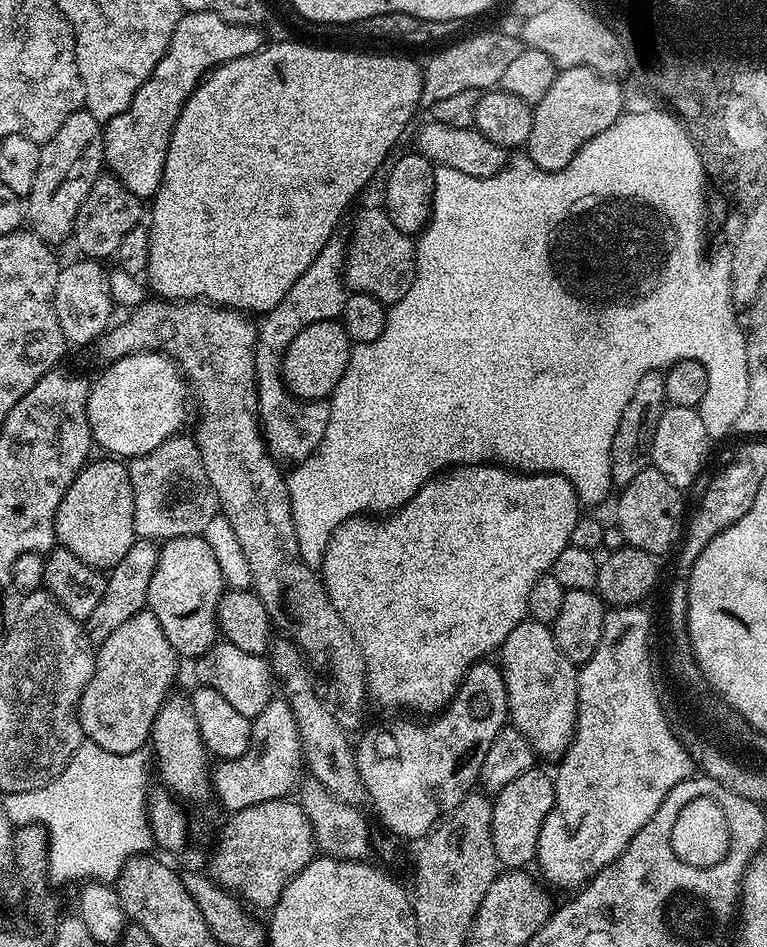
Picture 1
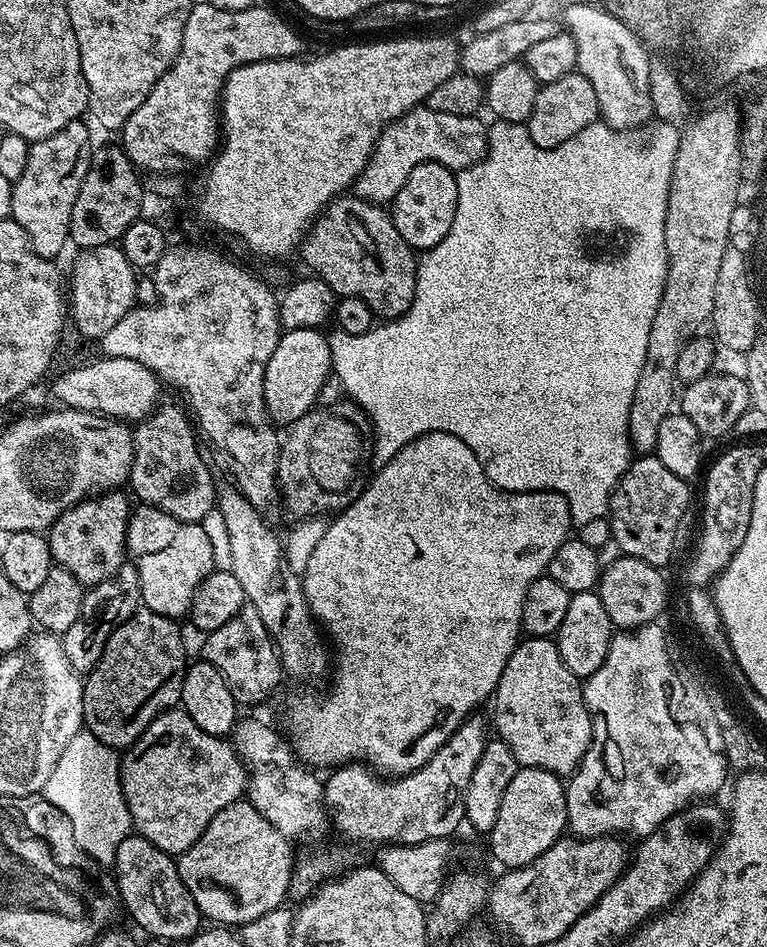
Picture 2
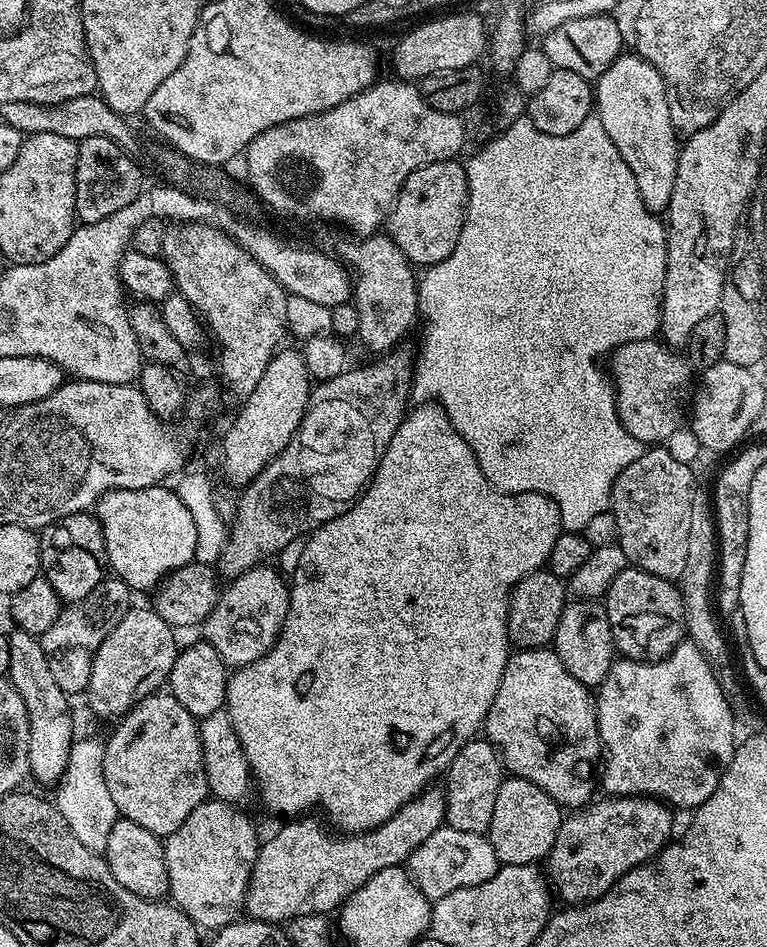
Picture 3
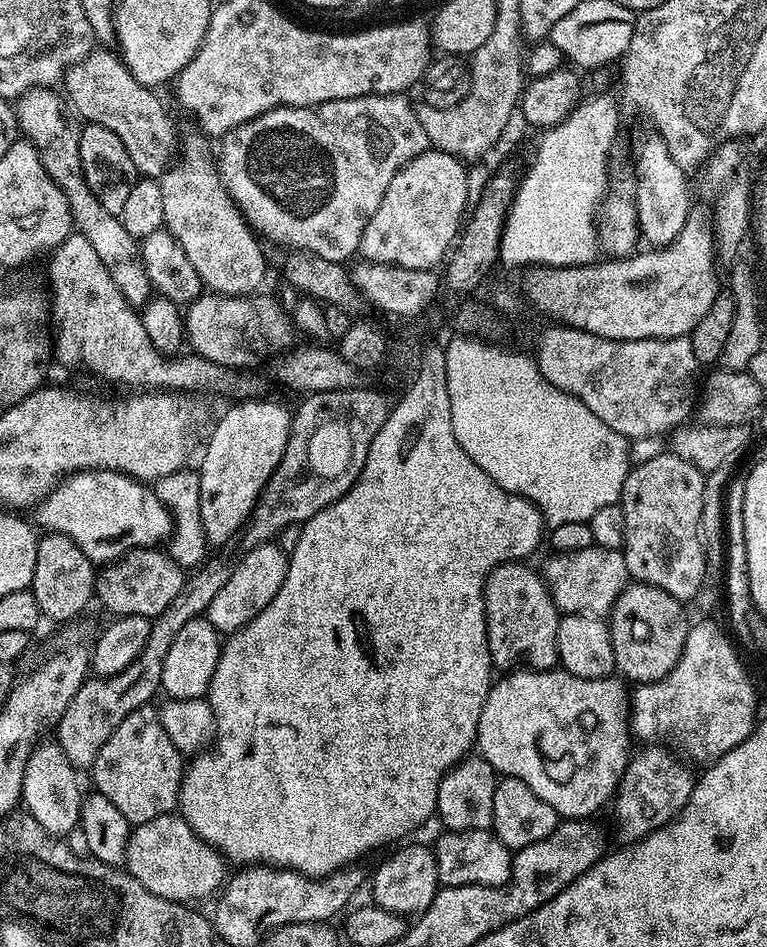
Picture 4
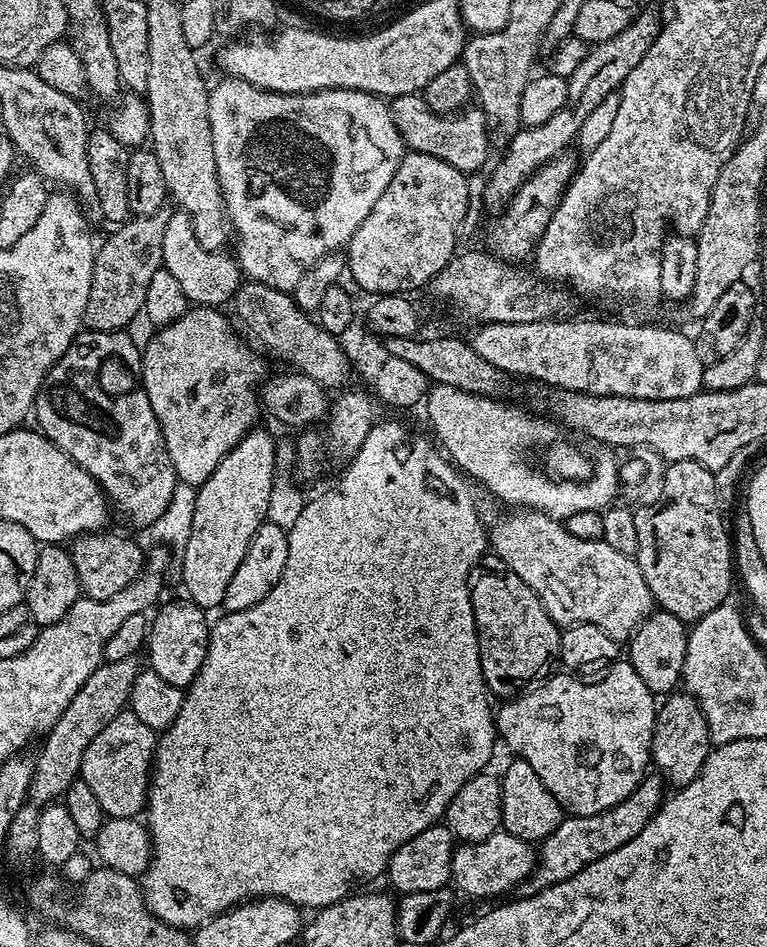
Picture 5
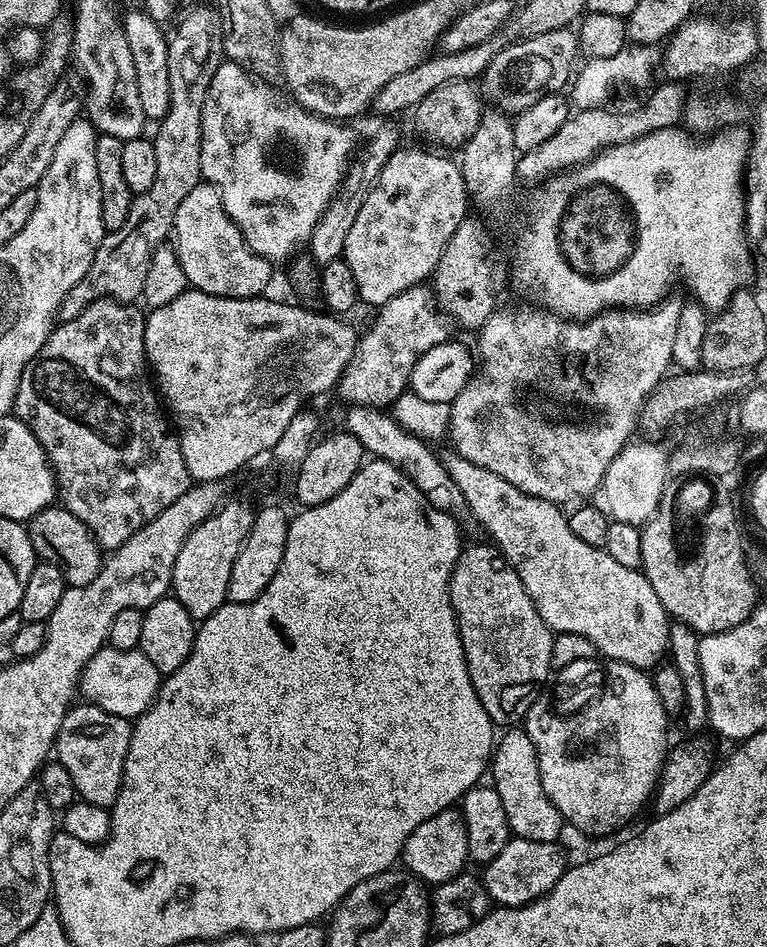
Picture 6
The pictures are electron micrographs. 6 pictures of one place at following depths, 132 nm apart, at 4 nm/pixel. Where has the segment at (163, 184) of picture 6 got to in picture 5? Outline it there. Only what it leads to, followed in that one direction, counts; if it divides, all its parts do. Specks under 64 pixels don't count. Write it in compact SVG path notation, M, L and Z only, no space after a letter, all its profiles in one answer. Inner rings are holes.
M167 207L159 208L152 216L138 216L129 218L119 225L104 240L104 245L96 248L96 261L92 271L92 297L88 300L87 319L90 321L91 331L119 332L127 329L128 323L135 316L139 317L144 310L146 290L158 274L164 259L162 258L162 238L166 234L166 222L170 212Z

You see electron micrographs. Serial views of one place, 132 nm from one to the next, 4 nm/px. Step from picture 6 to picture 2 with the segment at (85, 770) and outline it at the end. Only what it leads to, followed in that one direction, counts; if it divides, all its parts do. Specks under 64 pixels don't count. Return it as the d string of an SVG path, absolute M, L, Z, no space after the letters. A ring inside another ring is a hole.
M177 706L159 712L120 756L120 785L133 829L176 858L198 842L218 810L245 795L248 770L227 739L198 730L194 718Z

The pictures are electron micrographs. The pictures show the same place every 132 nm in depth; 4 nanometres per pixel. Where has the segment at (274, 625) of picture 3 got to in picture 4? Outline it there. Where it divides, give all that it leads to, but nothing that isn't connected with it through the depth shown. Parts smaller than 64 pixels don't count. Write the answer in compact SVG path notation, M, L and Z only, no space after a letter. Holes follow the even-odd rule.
M279 543L254 544L247 551L248 553L236 565L231 565L226 578L226 586L222 586L222 590L218 590L218 594L214 594L214 602L210 602L206 613L206 619L221 634L237 632L239 628L246 627L251 620L258 618L258 614L262 614L262 610L266 610L266 606L270 606L274 594L278 594L278 590L282 590L282 582L286 582L289 553L284 552Z

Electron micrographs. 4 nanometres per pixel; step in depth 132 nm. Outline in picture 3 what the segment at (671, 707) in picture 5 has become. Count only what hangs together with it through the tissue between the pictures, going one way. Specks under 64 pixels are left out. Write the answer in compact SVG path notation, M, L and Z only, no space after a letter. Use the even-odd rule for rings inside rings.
M608 796L575 809L565 815L554 838L554 846L546 857L546 875L554 889L568 906L579 906L596 900L622 874L646 864L673 839L673 809L650 796Z

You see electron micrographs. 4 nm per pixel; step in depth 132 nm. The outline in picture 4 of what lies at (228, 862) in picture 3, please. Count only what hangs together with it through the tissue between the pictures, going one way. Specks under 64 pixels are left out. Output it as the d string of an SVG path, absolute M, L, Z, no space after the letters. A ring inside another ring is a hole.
M171 812L133 827L123 867L143 888L150 890L150 894L177 902L196 902L192 900L215 897L223 889L230 872L220 852L198 838L183 816Z

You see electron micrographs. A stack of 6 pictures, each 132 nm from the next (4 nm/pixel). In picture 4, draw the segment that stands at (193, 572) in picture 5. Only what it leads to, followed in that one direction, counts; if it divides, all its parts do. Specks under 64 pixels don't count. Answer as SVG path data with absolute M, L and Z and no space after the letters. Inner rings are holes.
M244 398L233 408L228 408L220 416L220 421L212 428L212 437L208 440L208 449L200 460L198 471L202 486L202 530L209 545L224 544L227 540L237 539L238 533L252 517L254 506L266 486L266 482L274 474L278 462L282 462L282 454L286 450L286 442L292 425L292 412L284 404L276 400L260 400L261 398Z

